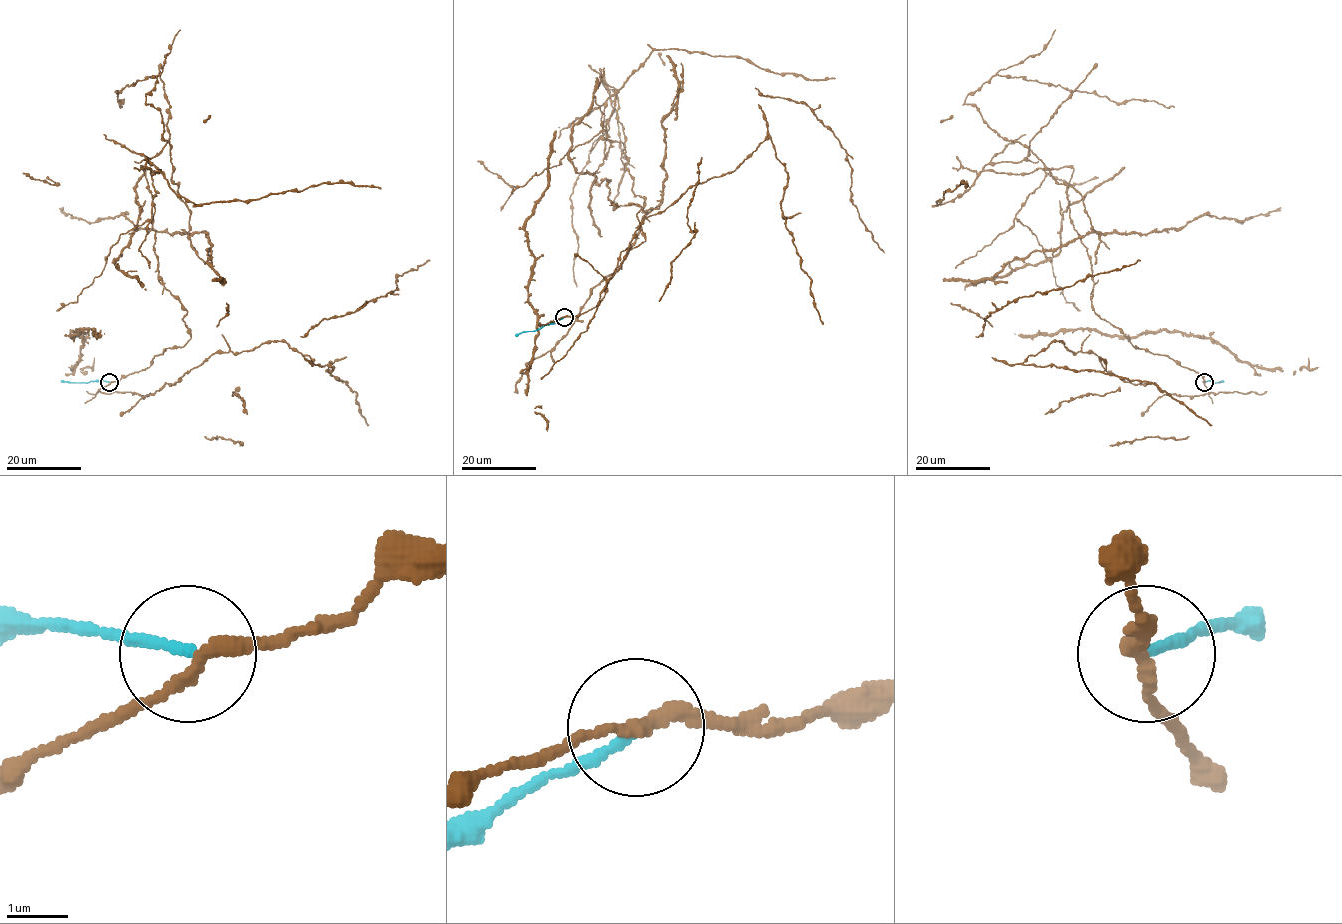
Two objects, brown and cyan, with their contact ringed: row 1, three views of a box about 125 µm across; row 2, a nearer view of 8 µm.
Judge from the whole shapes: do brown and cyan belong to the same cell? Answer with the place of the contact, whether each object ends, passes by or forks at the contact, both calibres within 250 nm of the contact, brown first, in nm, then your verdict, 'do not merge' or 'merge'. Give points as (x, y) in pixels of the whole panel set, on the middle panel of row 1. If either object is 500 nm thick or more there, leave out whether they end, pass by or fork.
at (564, 317); brown passes by; cyan ends there; 240 nm thick on the brown side, 160 nm on the other; do not merge

